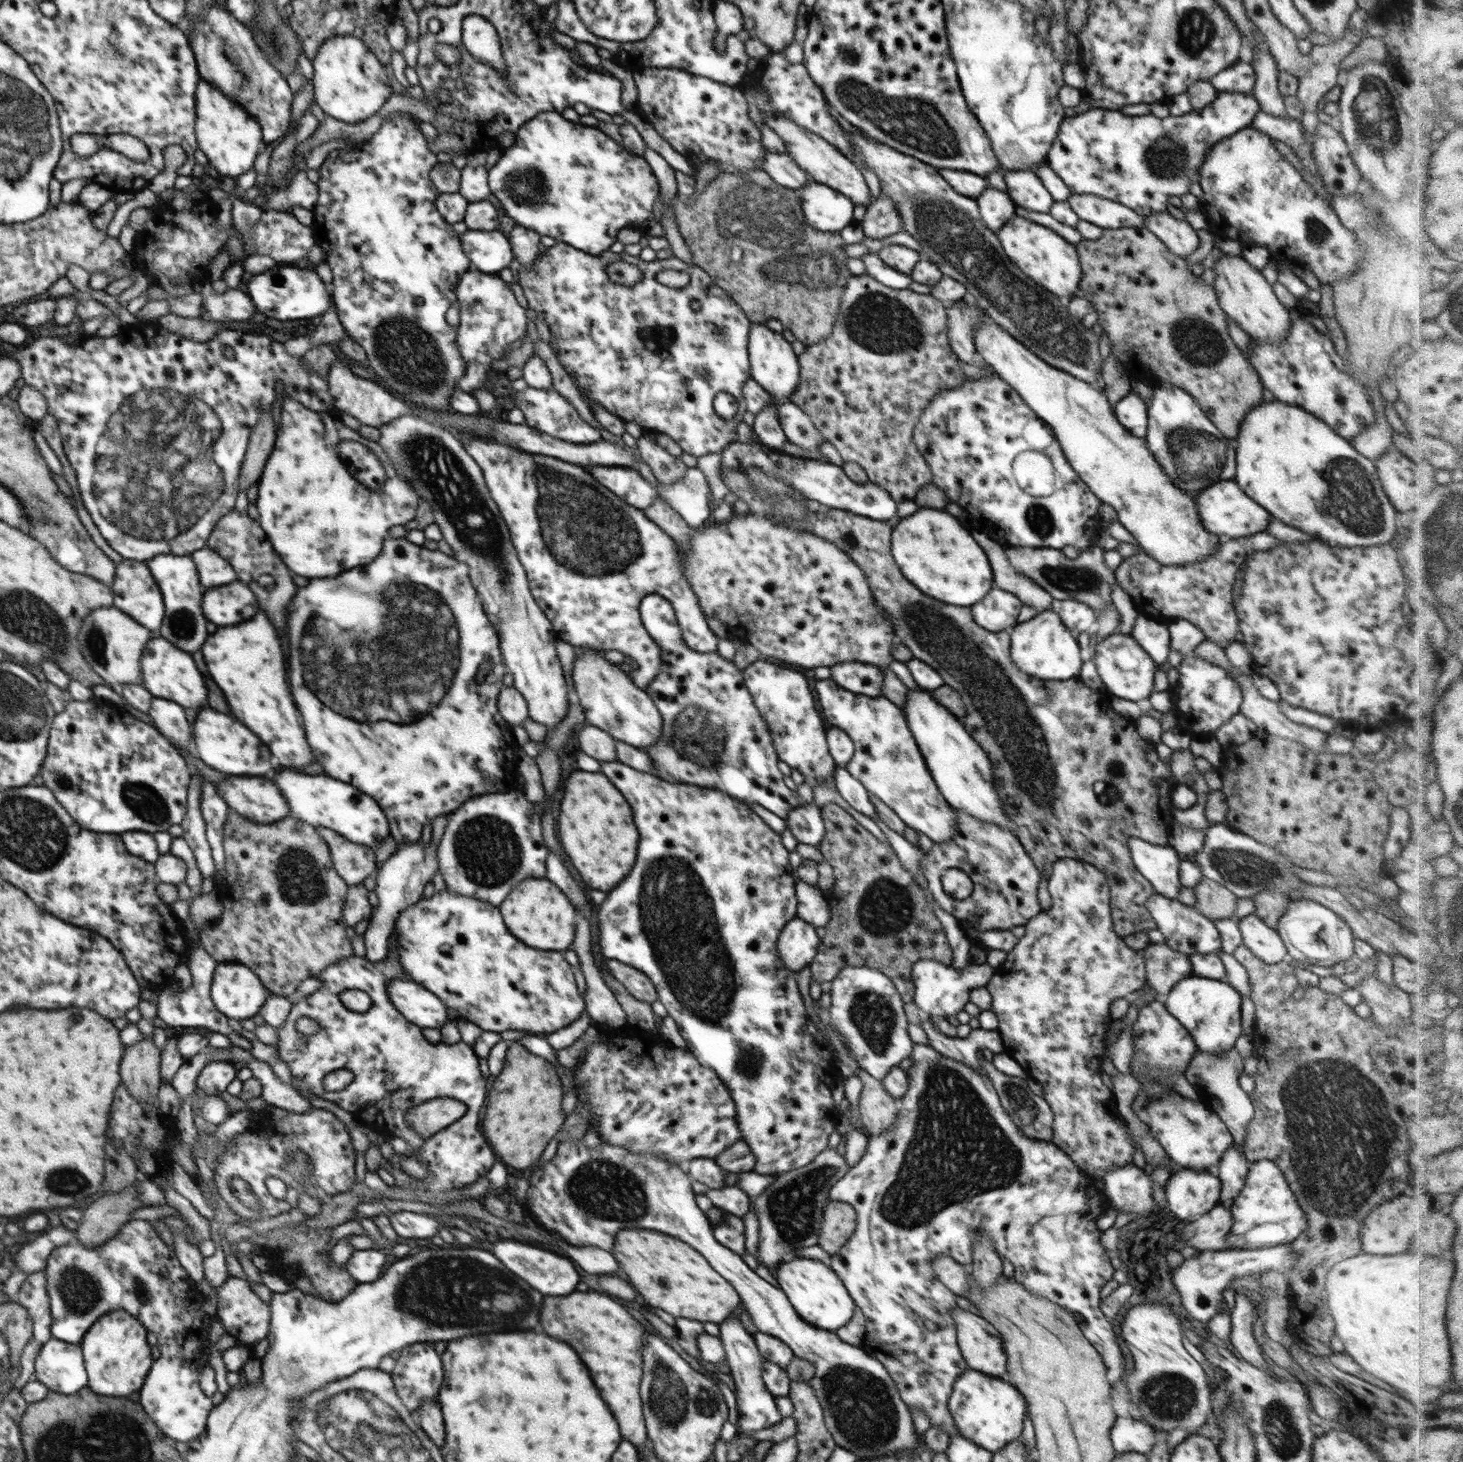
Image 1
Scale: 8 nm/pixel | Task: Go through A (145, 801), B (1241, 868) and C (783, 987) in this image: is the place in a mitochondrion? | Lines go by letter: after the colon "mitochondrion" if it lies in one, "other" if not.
A: mitochondrion
B: mitochondrion
C: other

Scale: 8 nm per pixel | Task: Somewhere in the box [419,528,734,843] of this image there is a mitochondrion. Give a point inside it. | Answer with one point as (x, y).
(694, 732)

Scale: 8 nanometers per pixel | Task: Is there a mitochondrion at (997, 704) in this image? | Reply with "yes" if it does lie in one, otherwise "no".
yes

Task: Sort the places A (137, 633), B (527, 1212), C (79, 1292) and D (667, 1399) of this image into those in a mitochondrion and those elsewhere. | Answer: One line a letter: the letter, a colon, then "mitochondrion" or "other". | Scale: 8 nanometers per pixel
A: other
B: other
C: mitochondrion
D: mitochondrion

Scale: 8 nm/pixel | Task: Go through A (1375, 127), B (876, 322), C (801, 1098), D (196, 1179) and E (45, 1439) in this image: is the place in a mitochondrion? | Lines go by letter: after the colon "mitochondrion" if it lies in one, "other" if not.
A: mitochondrion
B: mitochondrion
C: other
D: other
E: mitochondrion

